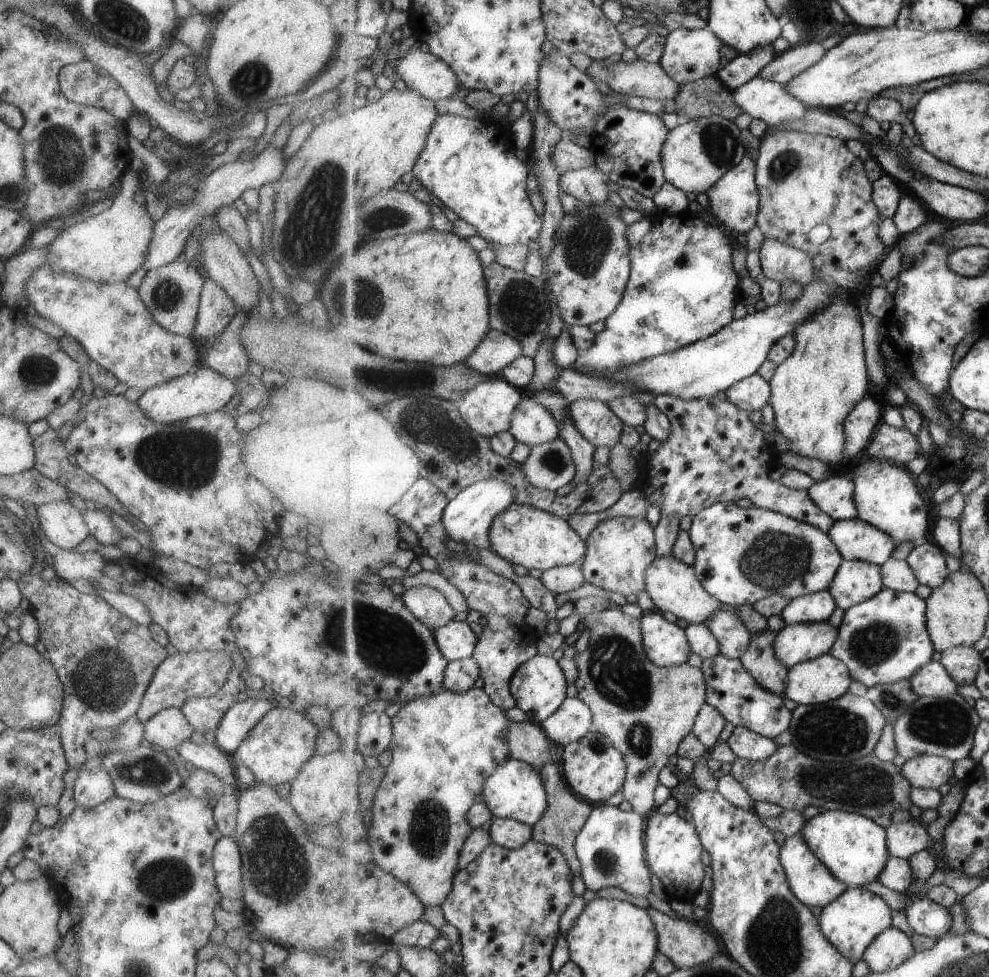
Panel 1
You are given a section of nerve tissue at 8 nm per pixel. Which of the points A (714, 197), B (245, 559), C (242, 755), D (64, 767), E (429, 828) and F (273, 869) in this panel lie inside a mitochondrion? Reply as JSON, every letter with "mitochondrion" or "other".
{"A":"other","B":"other","C":"other","D":"other","E":"mitochondrion","F":"mitochondrion"}

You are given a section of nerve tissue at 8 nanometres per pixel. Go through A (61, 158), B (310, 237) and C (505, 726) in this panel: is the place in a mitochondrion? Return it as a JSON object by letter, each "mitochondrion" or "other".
{"A":"mitochondrion","B":"mitochondrion","C":"other"}

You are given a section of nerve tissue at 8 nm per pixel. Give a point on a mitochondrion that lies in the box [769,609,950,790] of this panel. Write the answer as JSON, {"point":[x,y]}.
{"point":[848,729]}

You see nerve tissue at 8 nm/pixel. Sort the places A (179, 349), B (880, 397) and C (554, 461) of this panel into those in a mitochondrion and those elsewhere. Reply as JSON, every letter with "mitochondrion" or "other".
{"A":"other","B":"other","C":"mitochondrion"}

